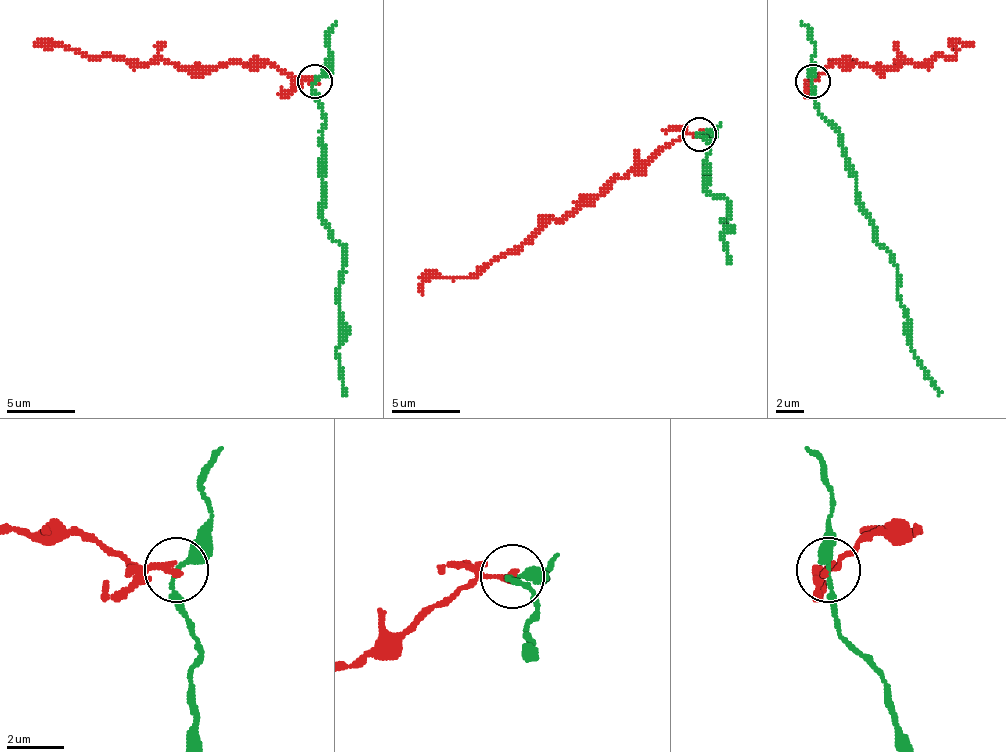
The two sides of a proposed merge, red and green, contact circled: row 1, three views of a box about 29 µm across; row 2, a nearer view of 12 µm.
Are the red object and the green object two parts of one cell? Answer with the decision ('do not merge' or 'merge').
do not merge

